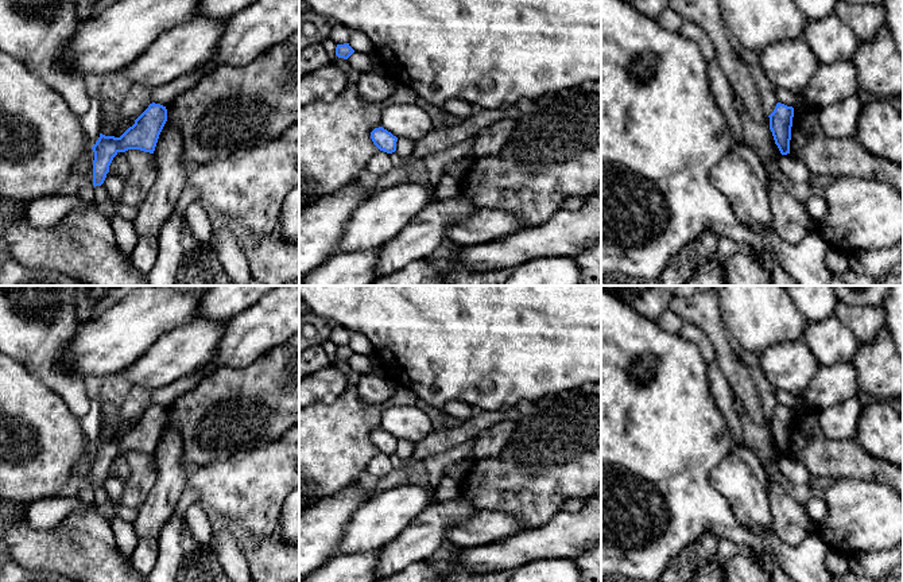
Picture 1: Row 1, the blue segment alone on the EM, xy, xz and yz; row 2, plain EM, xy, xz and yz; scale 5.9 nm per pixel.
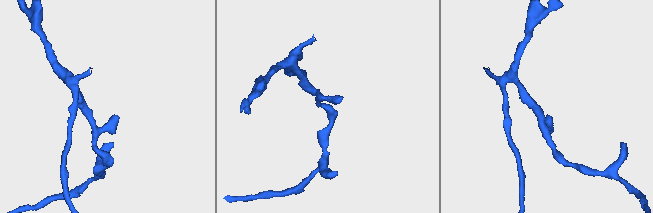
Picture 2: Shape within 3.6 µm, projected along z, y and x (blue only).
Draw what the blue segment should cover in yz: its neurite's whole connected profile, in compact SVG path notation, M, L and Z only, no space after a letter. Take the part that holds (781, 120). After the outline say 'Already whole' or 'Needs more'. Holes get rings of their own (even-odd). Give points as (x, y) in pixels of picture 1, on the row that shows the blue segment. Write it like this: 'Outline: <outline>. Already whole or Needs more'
Outline: M778 102L770 117L770 129L782 155L790 154L794 108Z. Already whole

